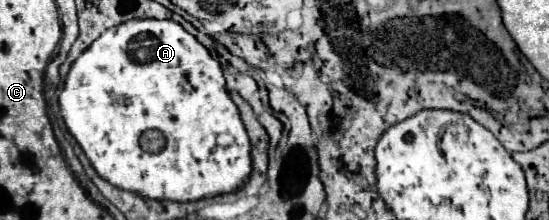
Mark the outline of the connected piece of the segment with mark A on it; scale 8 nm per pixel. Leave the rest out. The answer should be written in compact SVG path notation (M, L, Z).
M130 19L104 31L72 63L60 93L60 113L96 173L142 197L194 201L230 193L240 189L252 171L250 139L226 91L220 63L196 37L170 19Z

